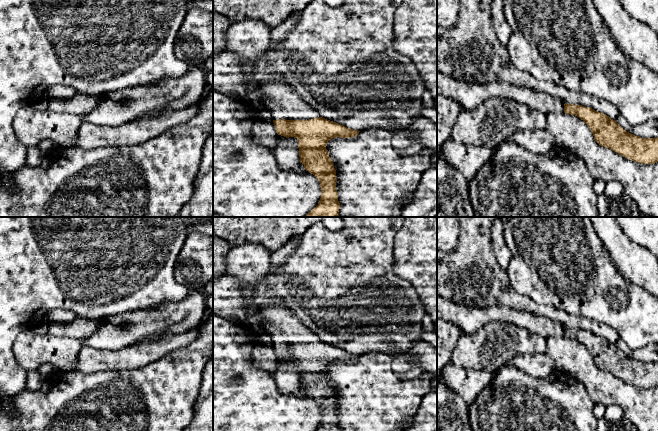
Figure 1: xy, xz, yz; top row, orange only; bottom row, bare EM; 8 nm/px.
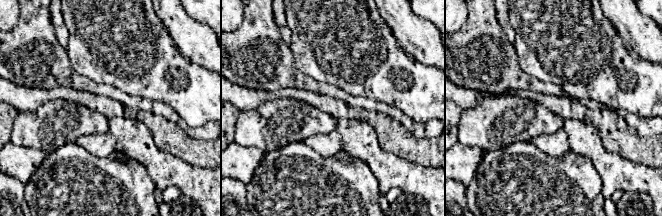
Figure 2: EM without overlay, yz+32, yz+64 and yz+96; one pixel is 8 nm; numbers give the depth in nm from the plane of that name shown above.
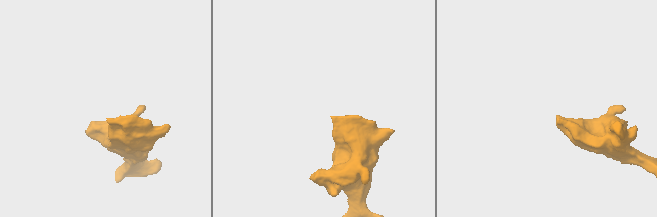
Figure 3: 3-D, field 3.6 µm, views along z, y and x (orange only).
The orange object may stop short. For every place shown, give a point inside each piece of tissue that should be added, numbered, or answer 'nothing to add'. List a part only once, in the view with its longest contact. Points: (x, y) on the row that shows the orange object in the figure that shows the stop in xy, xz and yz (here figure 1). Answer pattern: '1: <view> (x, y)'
1: xz (279, 98)

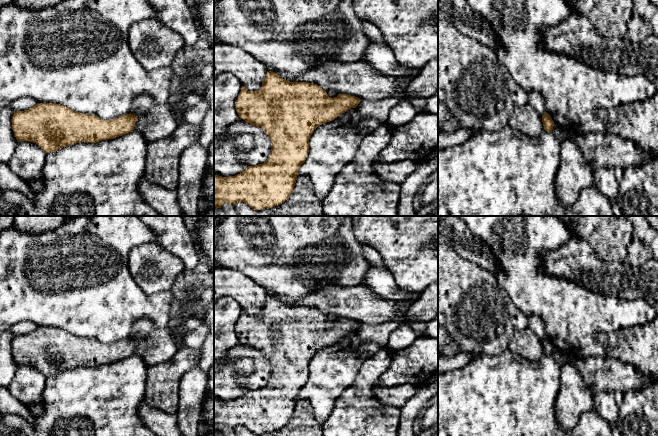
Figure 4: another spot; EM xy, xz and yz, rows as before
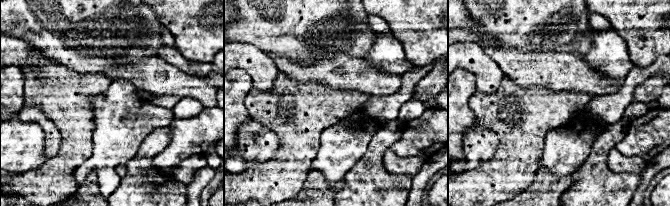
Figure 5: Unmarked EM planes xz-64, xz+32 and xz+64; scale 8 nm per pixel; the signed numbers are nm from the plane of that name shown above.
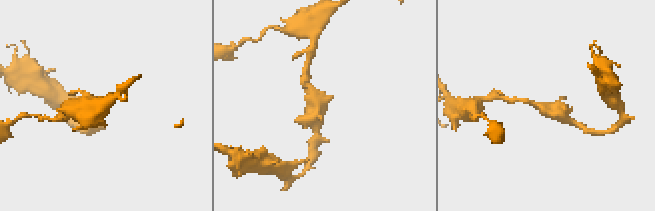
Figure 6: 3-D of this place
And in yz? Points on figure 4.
nothing to add

